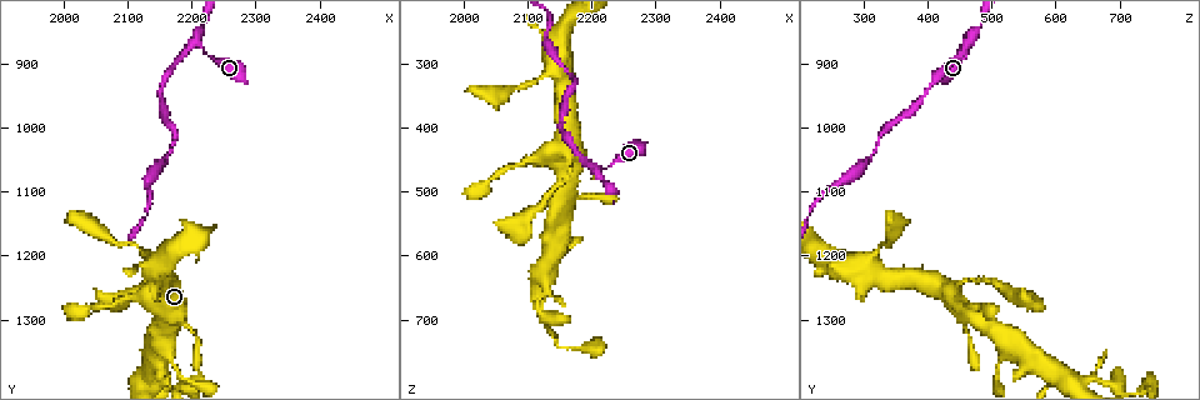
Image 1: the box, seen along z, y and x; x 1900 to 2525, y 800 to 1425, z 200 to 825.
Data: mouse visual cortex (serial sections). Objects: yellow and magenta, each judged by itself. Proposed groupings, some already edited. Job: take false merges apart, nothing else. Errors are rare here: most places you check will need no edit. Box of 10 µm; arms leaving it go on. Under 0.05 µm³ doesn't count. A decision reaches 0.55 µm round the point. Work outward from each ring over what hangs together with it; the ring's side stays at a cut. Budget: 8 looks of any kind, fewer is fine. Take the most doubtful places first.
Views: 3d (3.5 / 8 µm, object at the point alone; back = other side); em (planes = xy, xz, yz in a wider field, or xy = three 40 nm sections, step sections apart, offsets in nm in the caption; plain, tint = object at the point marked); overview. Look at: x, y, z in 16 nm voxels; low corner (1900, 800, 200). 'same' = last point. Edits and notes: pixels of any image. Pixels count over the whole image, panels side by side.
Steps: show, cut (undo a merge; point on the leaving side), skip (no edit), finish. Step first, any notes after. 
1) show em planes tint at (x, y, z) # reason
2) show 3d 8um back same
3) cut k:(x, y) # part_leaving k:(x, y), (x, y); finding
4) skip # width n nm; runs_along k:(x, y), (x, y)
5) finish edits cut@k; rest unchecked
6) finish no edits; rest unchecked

show 3d 3.5um at (2210, 865, 465) # thin neck

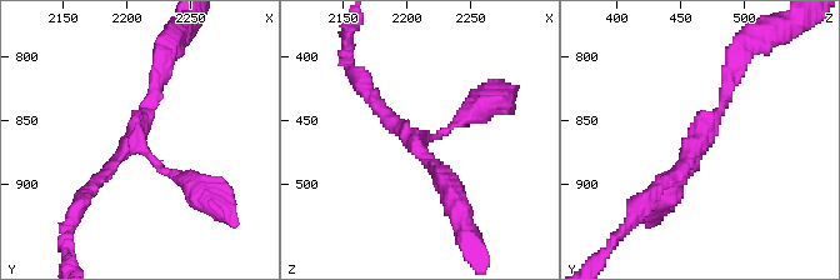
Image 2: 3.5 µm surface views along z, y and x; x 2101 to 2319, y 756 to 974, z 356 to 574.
show em xy step 5 tint at (2206, 868, 468) # arms 3; arm_widths 150, 150, 200 nm

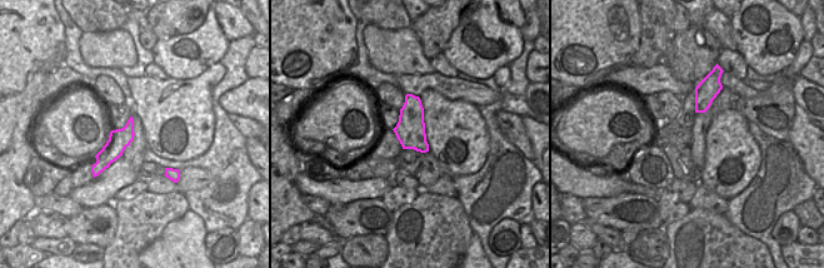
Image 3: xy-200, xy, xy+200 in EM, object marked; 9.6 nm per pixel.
skip # width 280 nm; runs_along 2:(478, 109), (416, 141), (366, 93); continuous, no second cell

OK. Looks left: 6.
show 3d 3.5um at (2135, 1205, 310) # sharp bend

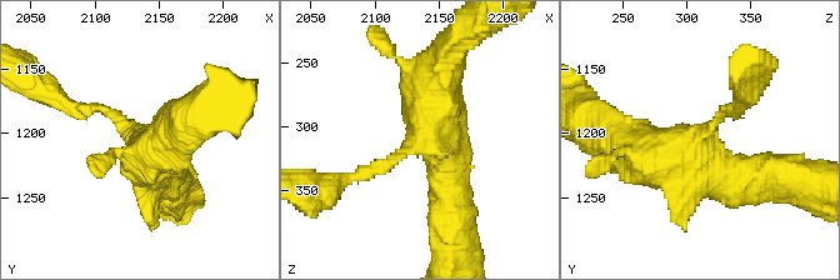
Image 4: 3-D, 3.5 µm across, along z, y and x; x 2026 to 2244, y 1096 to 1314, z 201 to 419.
show em planes tint at (2140, 1204, 306) # need the tissue

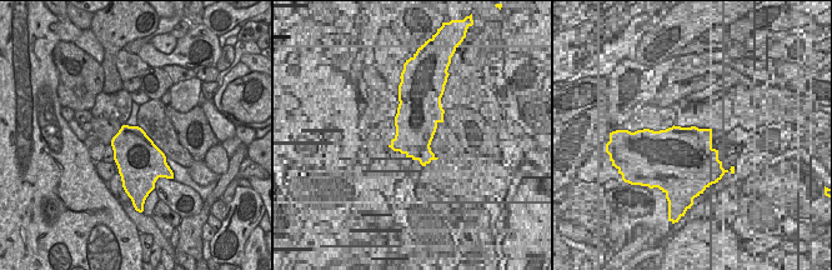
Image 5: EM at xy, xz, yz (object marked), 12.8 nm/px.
skip # runs_along 4:(765, 176), (618, 141); continuous, no second cell

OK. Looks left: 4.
show 3d 3.5um at (2105, 1265, 450) # thick turns thin

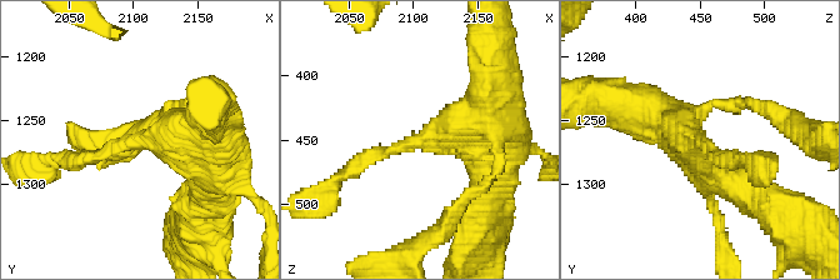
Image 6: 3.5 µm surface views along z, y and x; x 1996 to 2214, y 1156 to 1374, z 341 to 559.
show em xy step 1 tint at (2110, 1266, 450) # arm_widths 200, 450 nm; need the tissue

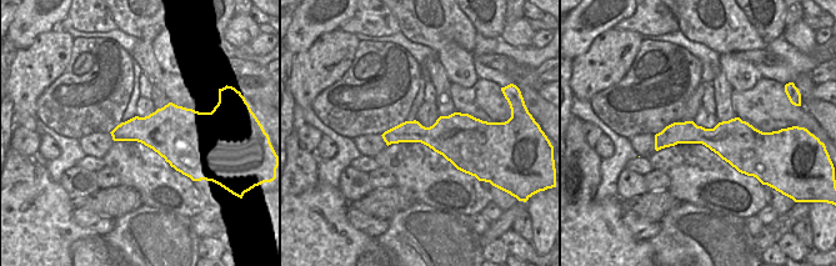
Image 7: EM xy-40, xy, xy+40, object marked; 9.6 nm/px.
skip # runs_along 6:(505, 121), (459, 125), (351, 170); one cell here

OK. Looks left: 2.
finish no edits; rest unchecked

